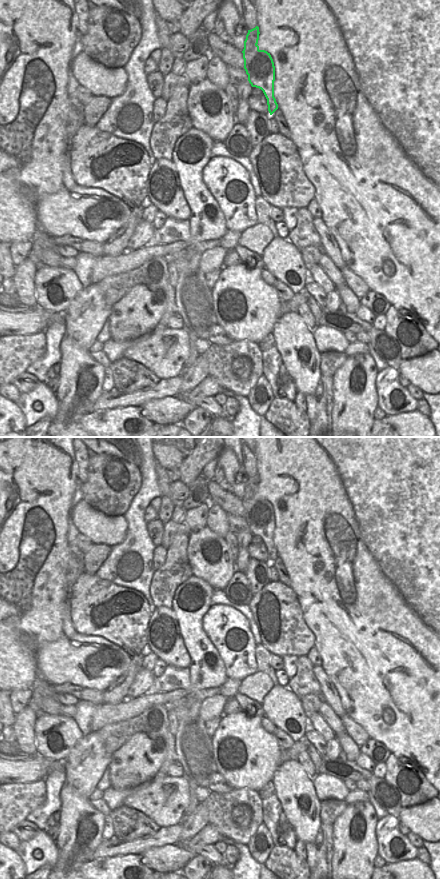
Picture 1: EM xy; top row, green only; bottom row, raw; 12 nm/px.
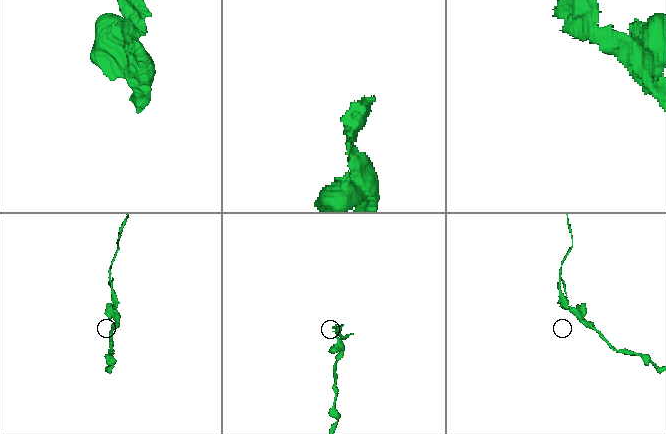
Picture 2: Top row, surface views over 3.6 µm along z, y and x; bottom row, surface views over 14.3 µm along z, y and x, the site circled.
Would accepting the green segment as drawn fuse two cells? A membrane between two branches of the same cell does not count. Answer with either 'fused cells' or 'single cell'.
fused cells

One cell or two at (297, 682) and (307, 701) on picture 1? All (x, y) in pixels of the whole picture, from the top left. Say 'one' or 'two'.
two

